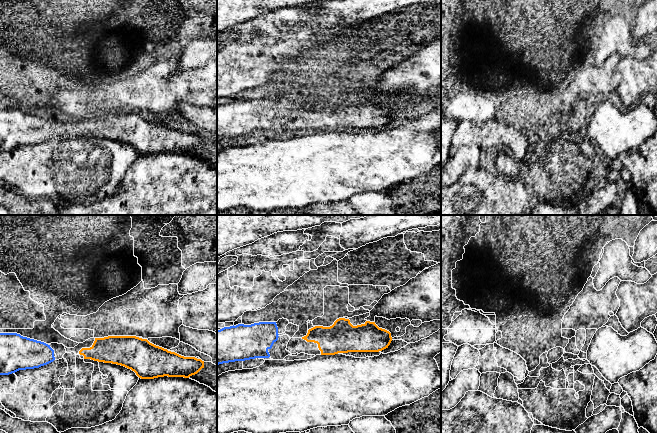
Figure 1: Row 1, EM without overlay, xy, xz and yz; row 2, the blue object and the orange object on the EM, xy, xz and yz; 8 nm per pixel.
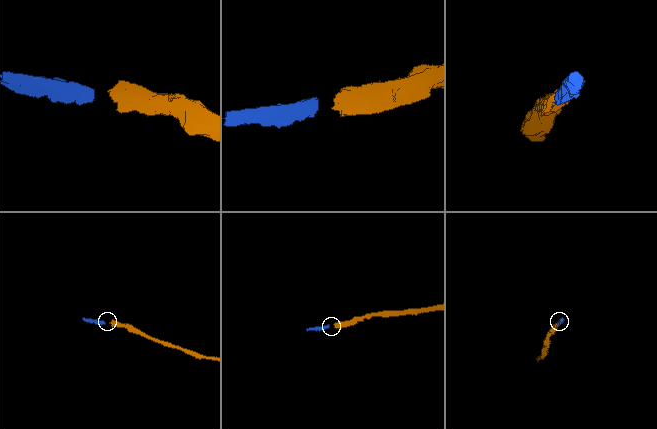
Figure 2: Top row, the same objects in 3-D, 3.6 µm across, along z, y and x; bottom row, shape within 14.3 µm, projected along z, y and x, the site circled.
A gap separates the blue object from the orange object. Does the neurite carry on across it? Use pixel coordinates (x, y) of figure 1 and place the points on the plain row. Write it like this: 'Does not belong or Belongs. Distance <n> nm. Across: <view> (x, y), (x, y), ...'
Belongs. Distance 190 nm. Across: xz (278, 112), (302, 113)

